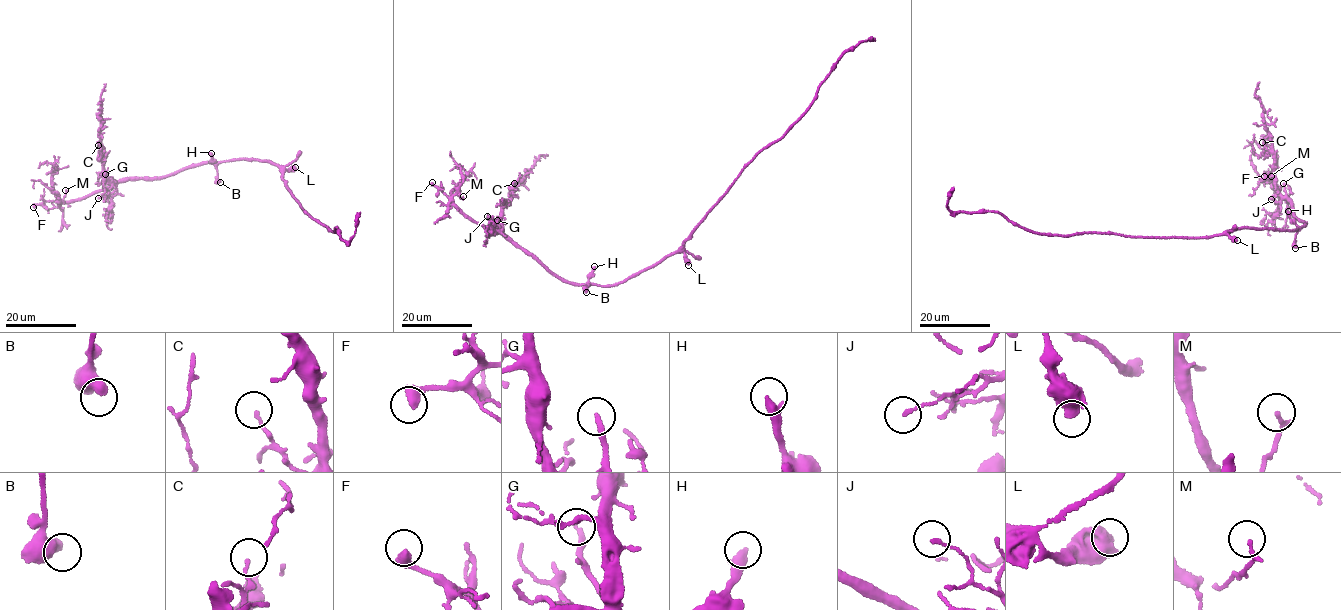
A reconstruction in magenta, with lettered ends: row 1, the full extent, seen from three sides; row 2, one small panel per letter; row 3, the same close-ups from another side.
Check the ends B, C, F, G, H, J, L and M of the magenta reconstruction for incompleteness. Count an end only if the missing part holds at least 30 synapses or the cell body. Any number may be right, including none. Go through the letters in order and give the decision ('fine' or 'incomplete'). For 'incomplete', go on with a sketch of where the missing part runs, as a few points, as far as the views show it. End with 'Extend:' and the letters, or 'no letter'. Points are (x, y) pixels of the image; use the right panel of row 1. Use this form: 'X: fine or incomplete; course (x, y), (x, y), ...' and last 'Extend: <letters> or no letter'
B: fine
C: fine
F: incomplete; course (1264, 176), (1276, 175), (1286, 180), (1304, 202), (1303, 206)
G: incomplete; course (1283, 183), (1284, 141)
H: fine
J: fine
L: fine
M: fine
Extend: F, G

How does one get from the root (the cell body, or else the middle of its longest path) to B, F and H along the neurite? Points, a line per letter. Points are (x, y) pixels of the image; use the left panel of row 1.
B: (277, 165), (257, 159), (223, 161), (216, 166), (220, 182)
F: (277, 165), (257, 159), (202, 161), (168, 175), (121, 179), (82, 198), (47, 201), (33, 207)
H: (277, 165), (266, 160), (244, 158), (215, 163), (211, 153)

